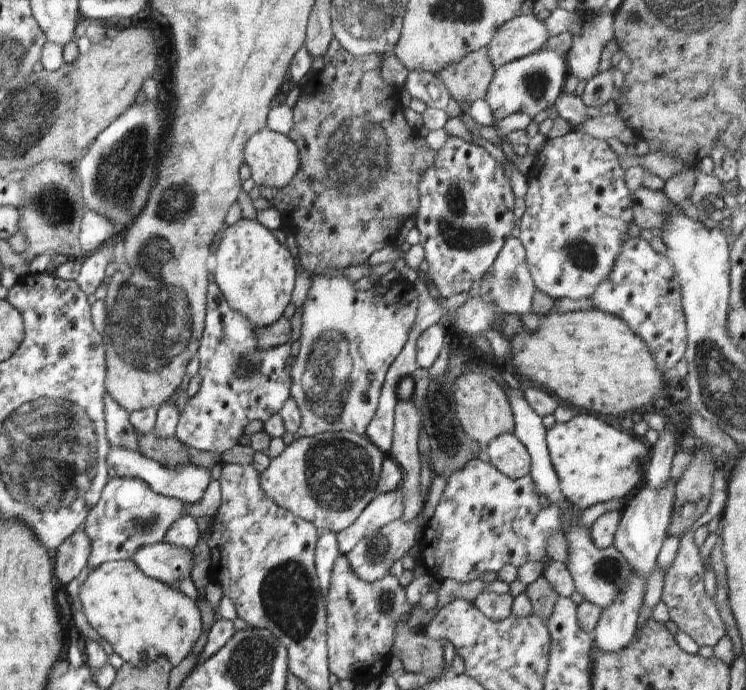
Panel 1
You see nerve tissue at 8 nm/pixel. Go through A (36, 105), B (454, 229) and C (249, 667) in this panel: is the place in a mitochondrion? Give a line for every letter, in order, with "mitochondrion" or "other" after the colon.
A: mitochondrion
B: mitochondrion
C: mitochondrion

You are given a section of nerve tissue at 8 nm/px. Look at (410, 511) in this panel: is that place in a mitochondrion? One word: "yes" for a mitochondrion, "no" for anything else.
no

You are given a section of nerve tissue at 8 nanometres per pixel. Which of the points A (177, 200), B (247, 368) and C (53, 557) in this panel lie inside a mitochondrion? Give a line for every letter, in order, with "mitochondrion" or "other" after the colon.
A: mitochondrion
B: mitochondrion
C: other

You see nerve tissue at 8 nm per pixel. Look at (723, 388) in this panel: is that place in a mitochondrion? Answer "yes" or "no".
yes

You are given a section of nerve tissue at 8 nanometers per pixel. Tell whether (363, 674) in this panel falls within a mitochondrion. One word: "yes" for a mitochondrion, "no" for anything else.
no

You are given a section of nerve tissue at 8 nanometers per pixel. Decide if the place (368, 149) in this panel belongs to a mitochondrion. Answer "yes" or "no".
yes

